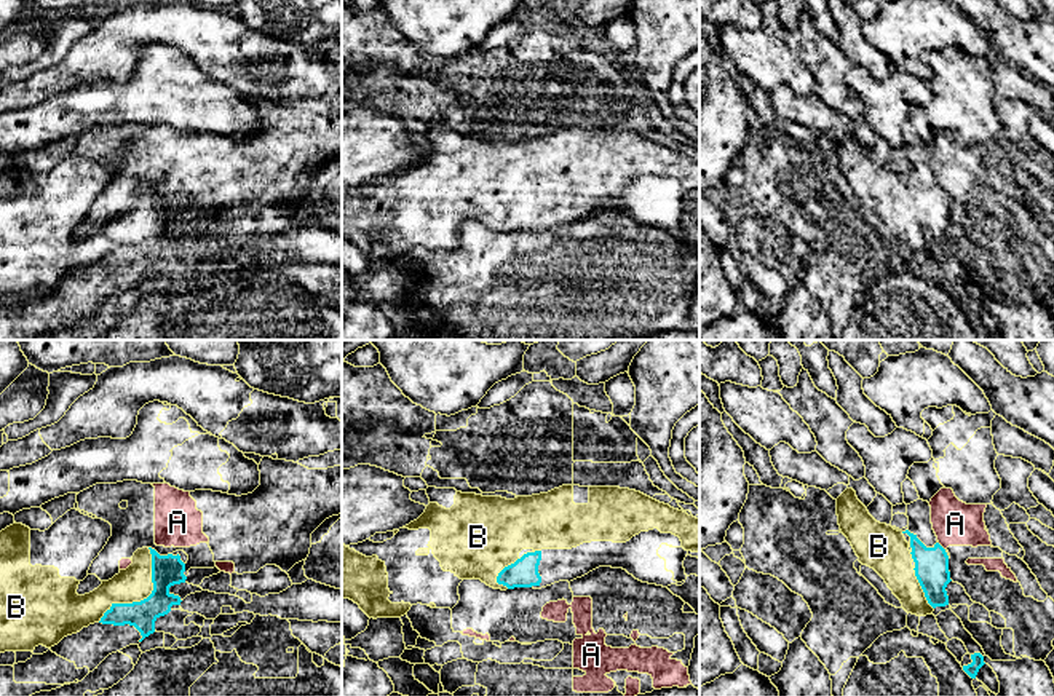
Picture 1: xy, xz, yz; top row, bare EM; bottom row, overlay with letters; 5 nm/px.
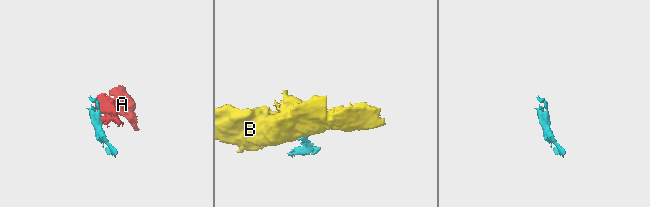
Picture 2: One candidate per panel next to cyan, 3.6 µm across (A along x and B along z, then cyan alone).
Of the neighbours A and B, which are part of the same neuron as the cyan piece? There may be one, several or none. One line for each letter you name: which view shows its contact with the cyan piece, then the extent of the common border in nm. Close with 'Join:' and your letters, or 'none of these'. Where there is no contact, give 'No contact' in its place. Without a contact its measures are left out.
B: Touches cyan in xy. Shared border 460 nm
Join: B

